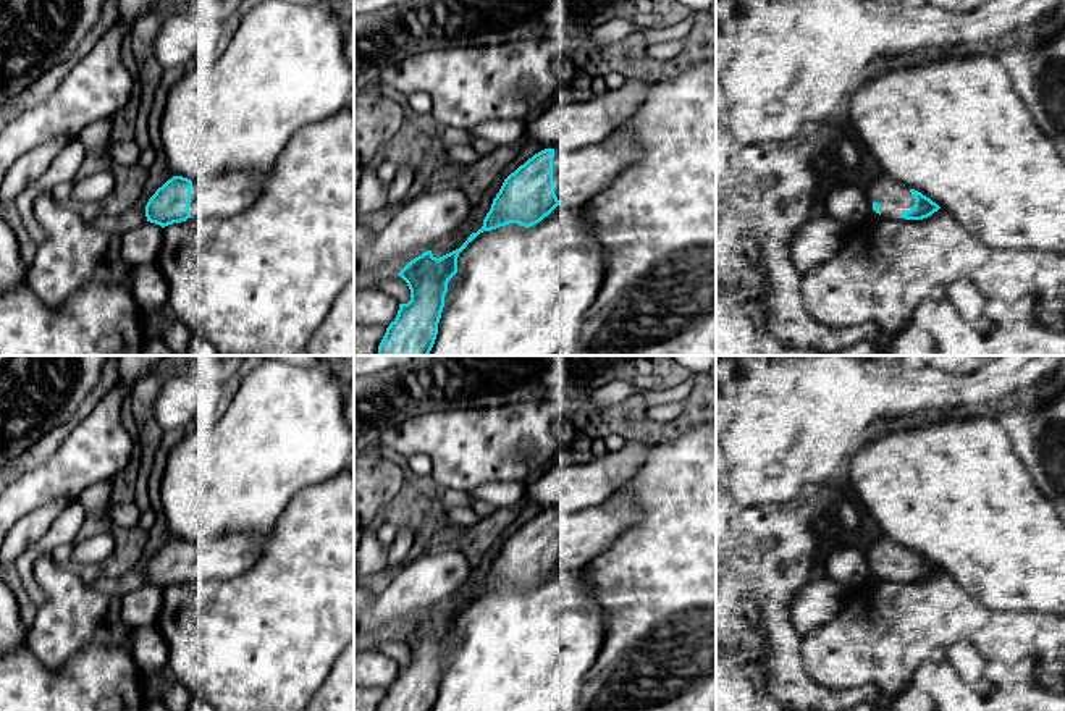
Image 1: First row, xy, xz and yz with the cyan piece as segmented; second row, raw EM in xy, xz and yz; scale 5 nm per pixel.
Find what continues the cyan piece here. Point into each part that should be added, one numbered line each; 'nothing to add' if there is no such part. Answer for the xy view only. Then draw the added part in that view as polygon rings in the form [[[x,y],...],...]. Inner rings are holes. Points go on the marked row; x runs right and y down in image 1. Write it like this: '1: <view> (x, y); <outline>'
1: xy (227, 194); [[[270,170],[228,171],[192,181],[192,218],[225,218],[252,207],[262,196]]]

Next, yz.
1: yz (894, 197); [[[886,176],[868,179],[871,202],[879,204],[881,217],[899,218],[903,212],[913,208],[915,197],[908,186]]]

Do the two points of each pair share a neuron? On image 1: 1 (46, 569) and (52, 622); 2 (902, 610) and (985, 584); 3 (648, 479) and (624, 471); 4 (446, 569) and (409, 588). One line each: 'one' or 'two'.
1: one
2: two
3: two
4: one

